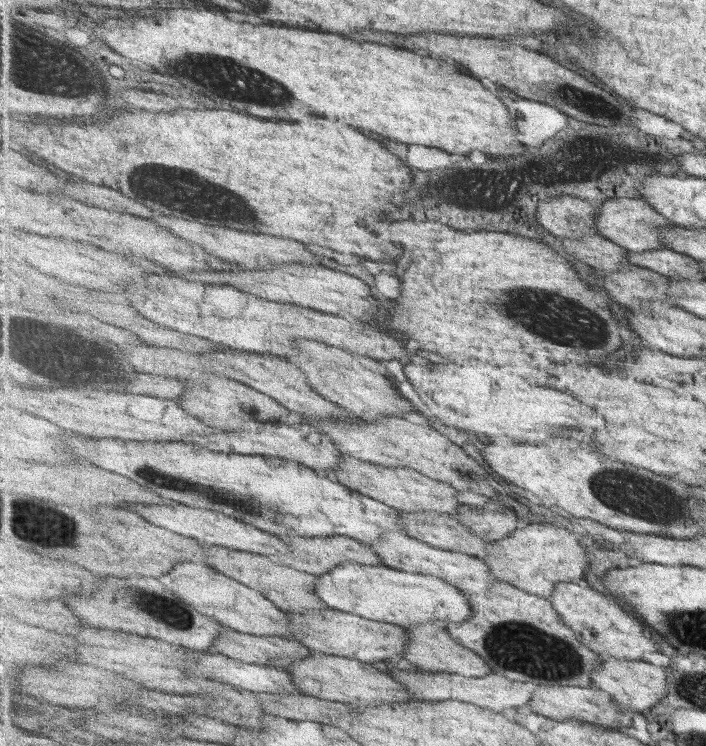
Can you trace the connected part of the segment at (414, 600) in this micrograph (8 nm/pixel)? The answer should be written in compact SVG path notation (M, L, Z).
M347 562L335 566L325 574L317 576L315 594L331 609L391 623L400 627L416 624L447 624L468 621L474 615L474 608L457 586L437 575L406 573L383 564L369 566Z

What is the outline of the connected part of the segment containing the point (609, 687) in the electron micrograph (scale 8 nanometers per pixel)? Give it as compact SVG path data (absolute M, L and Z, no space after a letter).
M603 656L602 662L594 670L592 679L593 688L612 694L617 704L629 704L631 710L646 712L659 708L662 700L668 696L668 675L670 669L663 666L655 666L642 660L619 659L613 656Z

